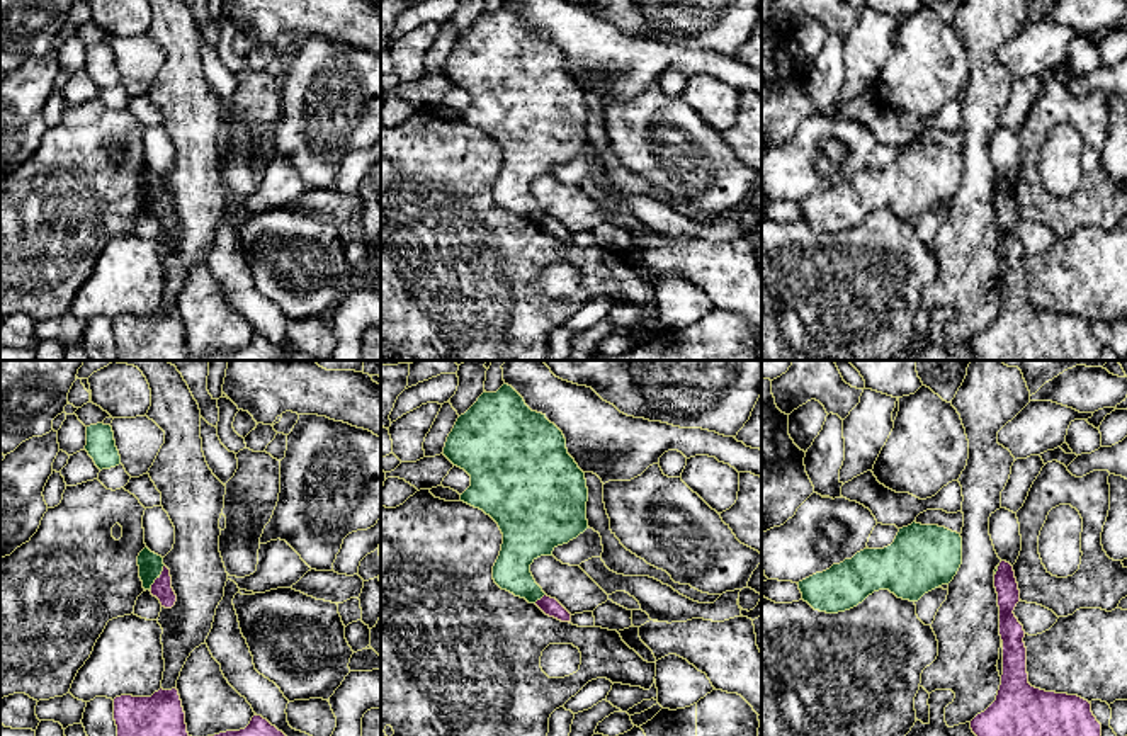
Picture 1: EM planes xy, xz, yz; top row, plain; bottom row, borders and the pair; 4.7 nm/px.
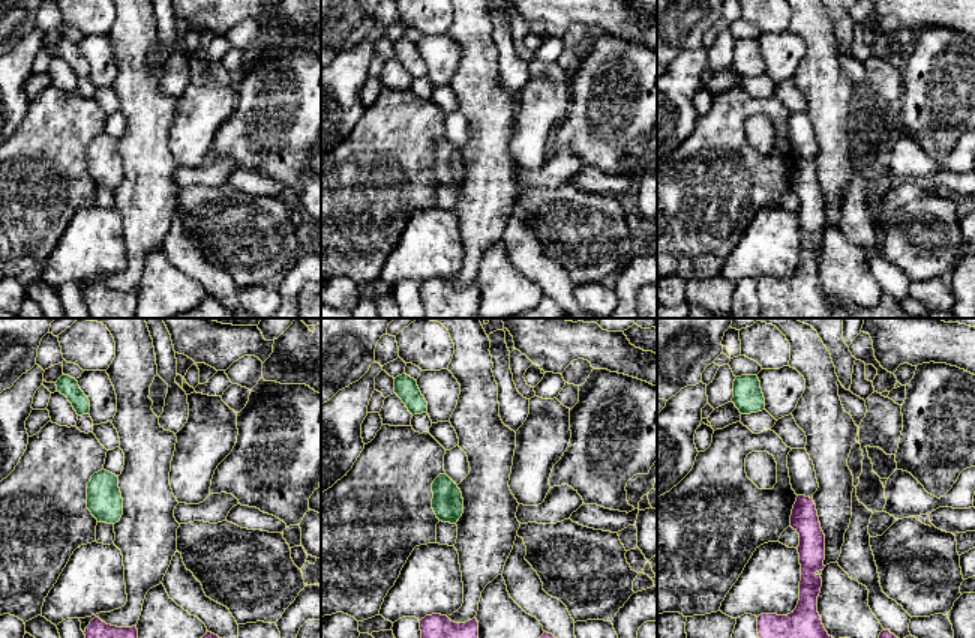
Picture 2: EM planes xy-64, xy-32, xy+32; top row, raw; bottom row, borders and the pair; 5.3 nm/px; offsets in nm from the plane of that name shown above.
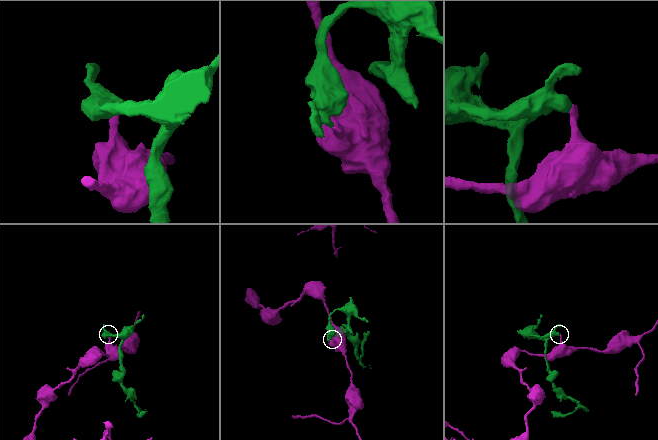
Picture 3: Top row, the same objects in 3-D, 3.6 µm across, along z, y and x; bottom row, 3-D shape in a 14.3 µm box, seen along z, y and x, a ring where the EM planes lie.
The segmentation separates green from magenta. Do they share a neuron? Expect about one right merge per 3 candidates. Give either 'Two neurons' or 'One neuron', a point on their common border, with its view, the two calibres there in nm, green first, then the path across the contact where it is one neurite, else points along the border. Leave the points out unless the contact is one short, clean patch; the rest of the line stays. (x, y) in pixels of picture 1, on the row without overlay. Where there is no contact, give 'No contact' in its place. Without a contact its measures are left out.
One neuron. Touches green at xy (157, 196). Thickness 110 nm (green) against 100 nm. Path across: xy (150, 184), (157, 196), (162, 208)

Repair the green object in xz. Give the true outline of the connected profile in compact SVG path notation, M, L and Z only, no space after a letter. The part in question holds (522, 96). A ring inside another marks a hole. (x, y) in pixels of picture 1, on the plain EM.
M503 3L496 12L484 10L457 37L444 75L471 95L471 105L461 114L461 121L490 134L503 153L493 185L495 202L535 223L546 235L571 241L571 233L556 218L547 216L530 192L537 177L552 175L558 165L588 148L585 92L568 73L563 51L546 34L532 31L512 5Z

